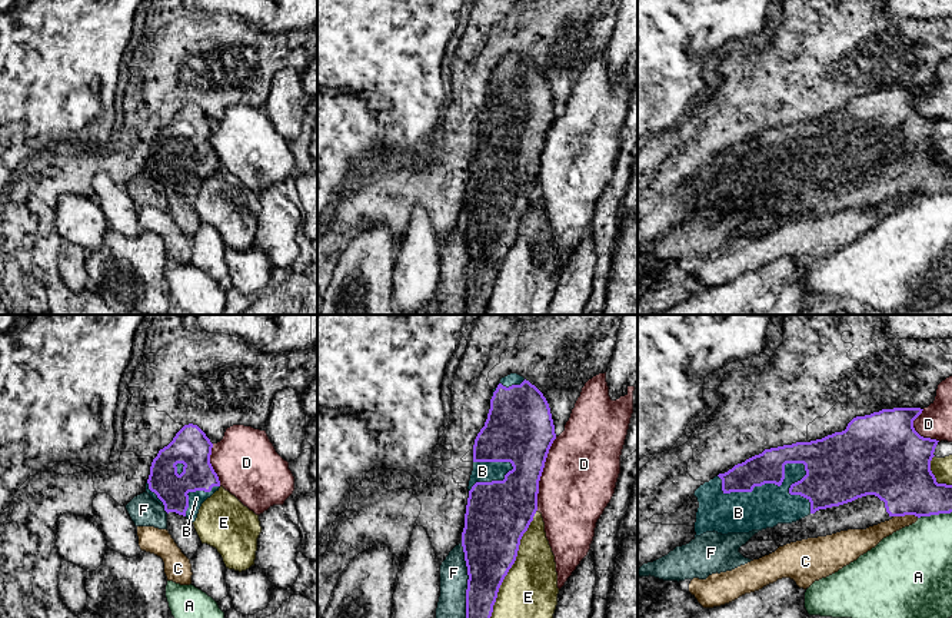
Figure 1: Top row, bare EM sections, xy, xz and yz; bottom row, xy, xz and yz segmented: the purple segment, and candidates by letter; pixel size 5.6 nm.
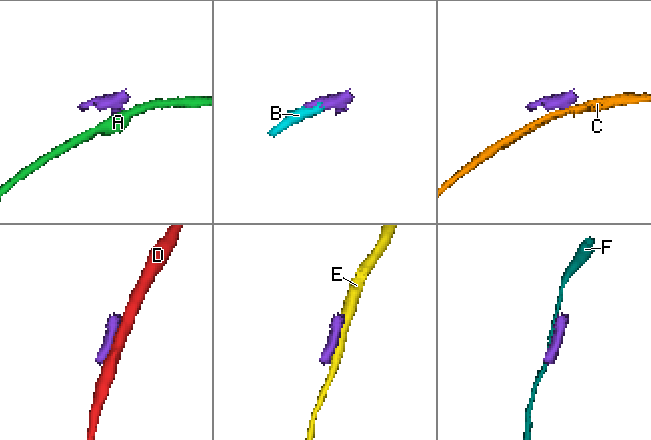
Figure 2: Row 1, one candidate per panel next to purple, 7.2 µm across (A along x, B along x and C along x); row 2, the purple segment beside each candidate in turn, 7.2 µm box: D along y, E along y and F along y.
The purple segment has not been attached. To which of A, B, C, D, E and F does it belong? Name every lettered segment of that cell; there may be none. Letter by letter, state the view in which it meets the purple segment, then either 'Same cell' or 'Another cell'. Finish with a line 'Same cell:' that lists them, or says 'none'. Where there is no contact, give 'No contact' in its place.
A: Touches purple in yz. Another cell
B: Touches purple in yz. Same cell
C: Touches purple in yz. Another cell
D: Touches purple in xz. Another cell
E: Touches purple in xz. Another cell
F: Touches purple in xz. Another cell
Same cell: B

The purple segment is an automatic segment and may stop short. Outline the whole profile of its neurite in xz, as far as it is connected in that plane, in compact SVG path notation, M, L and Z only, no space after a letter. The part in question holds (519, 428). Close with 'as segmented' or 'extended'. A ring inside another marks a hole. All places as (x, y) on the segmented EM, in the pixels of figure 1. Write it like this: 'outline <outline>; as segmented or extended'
outline M517 373L502 378L492 392L487 419L473 445L473 471L462 532L469 575L466 618L492 617L499 588L537 511L539 481L555 439L552 413L543 393Z; extended

